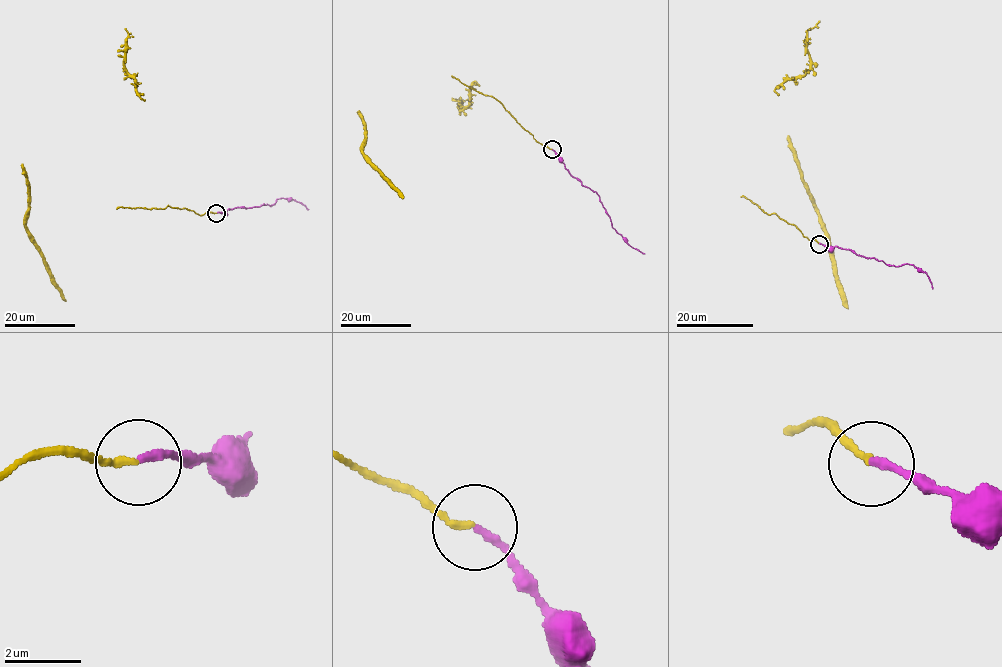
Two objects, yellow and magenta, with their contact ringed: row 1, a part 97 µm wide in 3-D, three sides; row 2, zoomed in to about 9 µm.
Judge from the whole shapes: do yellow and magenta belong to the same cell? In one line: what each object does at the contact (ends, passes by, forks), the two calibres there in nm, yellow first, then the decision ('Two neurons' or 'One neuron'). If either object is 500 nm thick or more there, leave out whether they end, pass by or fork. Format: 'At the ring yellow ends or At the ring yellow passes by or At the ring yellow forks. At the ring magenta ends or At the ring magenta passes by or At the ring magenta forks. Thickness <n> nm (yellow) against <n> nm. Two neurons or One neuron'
At the ring yellow ends. At the ring magenta ends. Thickness 180 nm (yellow) against 200 nm. One neuron

